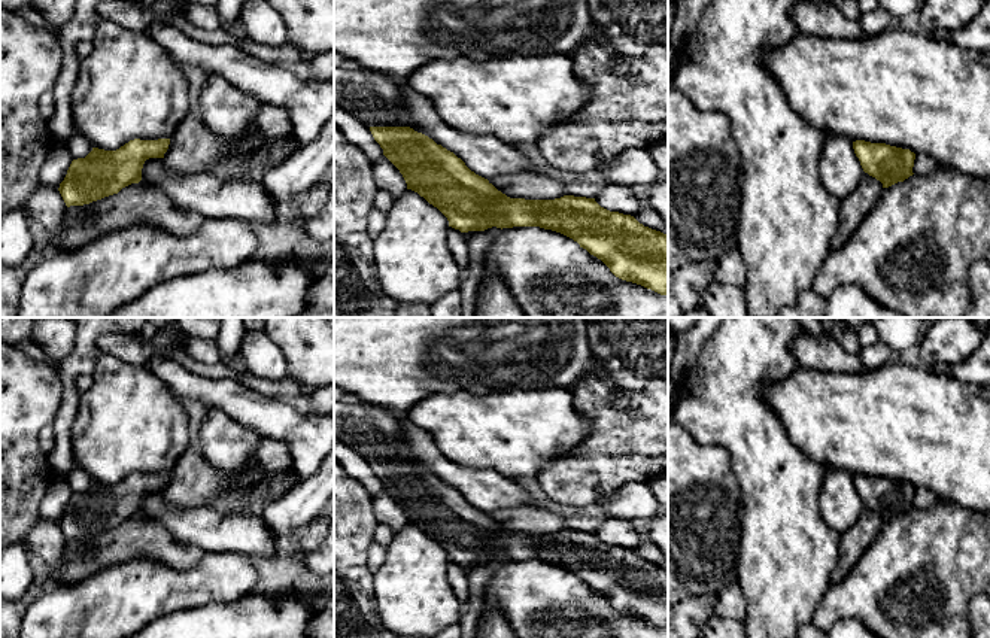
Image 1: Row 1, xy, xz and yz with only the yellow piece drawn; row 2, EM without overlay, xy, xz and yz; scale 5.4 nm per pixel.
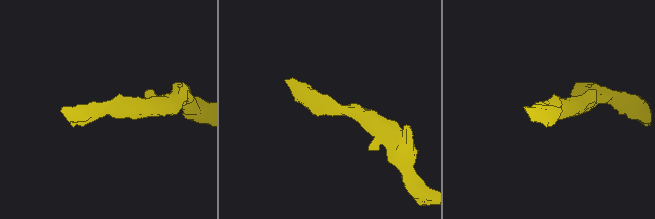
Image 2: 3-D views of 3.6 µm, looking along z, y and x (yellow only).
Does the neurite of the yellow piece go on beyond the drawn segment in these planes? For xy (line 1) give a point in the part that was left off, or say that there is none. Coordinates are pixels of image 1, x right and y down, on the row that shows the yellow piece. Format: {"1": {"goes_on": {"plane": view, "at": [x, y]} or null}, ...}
{"1": {"goes_on": null}}

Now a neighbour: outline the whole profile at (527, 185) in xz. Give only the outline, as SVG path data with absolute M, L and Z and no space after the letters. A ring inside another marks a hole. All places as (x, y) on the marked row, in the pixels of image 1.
M519 171L489 179L498 191L510 198L555 200L567 195L567 185L543 173Z

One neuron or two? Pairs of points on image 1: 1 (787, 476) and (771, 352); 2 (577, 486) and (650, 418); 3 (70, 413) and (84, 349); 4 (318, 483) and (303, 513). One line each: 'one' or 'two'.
1: one
2: one
3: one
4: one

